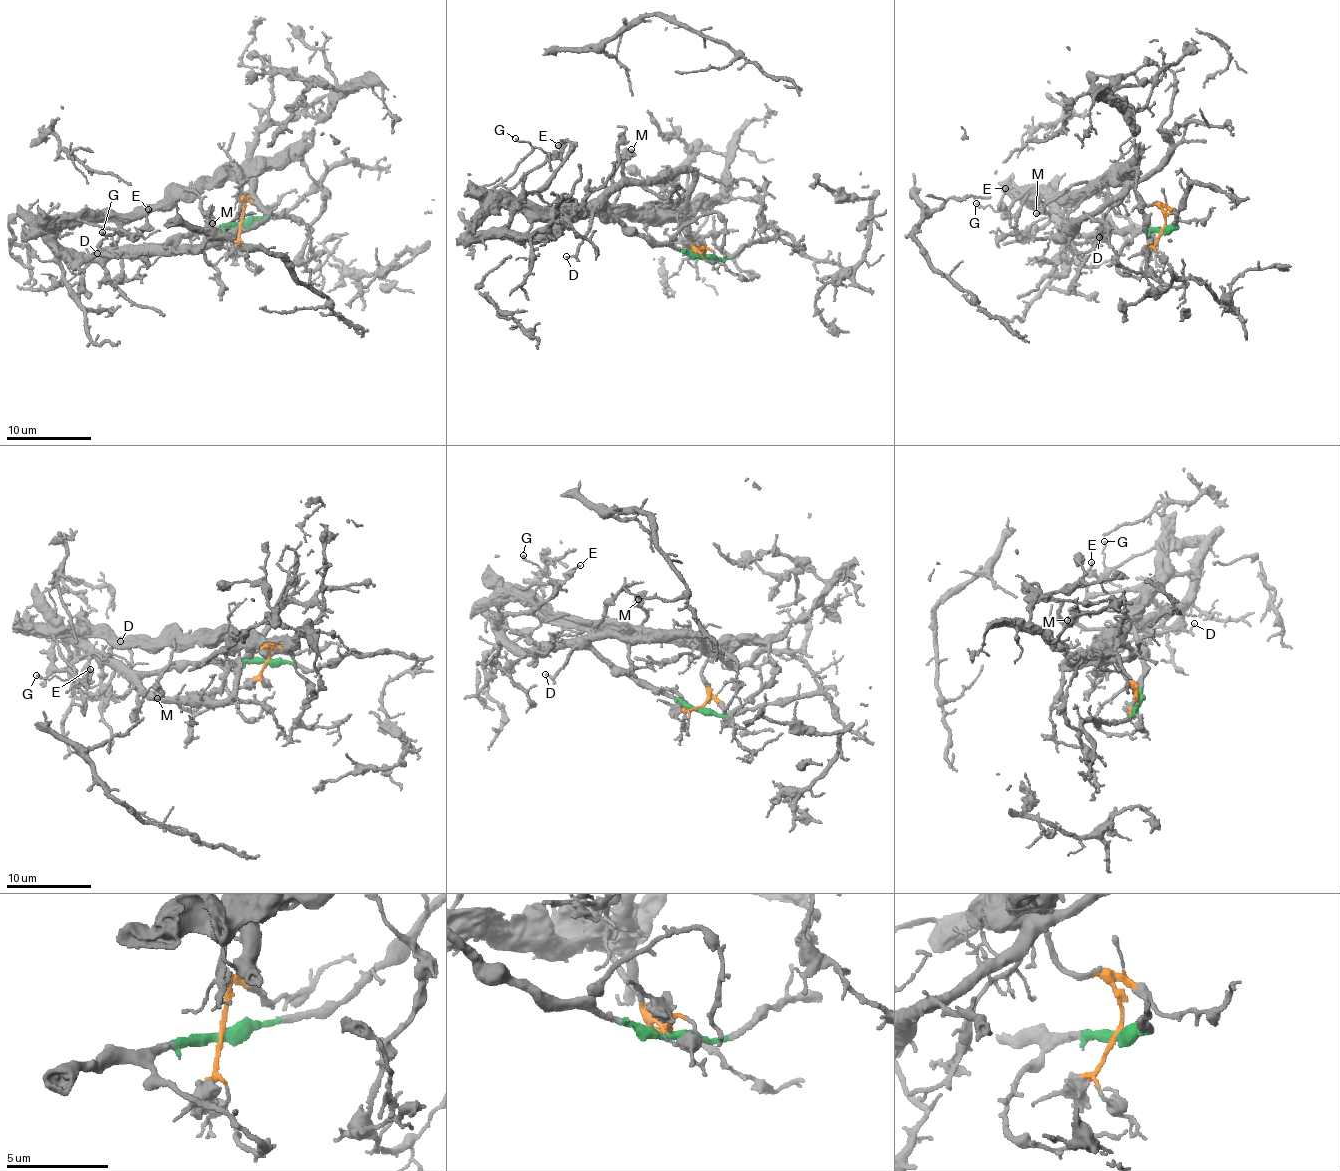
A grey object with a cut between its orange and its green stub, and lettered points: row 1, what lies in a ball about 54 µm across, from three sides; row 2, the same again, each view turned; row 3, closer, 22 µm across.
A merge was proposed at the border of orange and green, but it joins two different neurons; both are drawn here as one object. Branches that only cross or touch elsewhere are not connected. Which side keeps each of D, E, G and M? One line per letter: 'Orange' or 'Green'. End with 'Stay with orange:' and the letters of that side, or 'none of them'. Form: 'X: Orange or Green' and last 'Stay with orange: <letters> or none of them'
D: Green
E: Orange
G: Orange
M: Orange
Stay with orange: E, G, M

